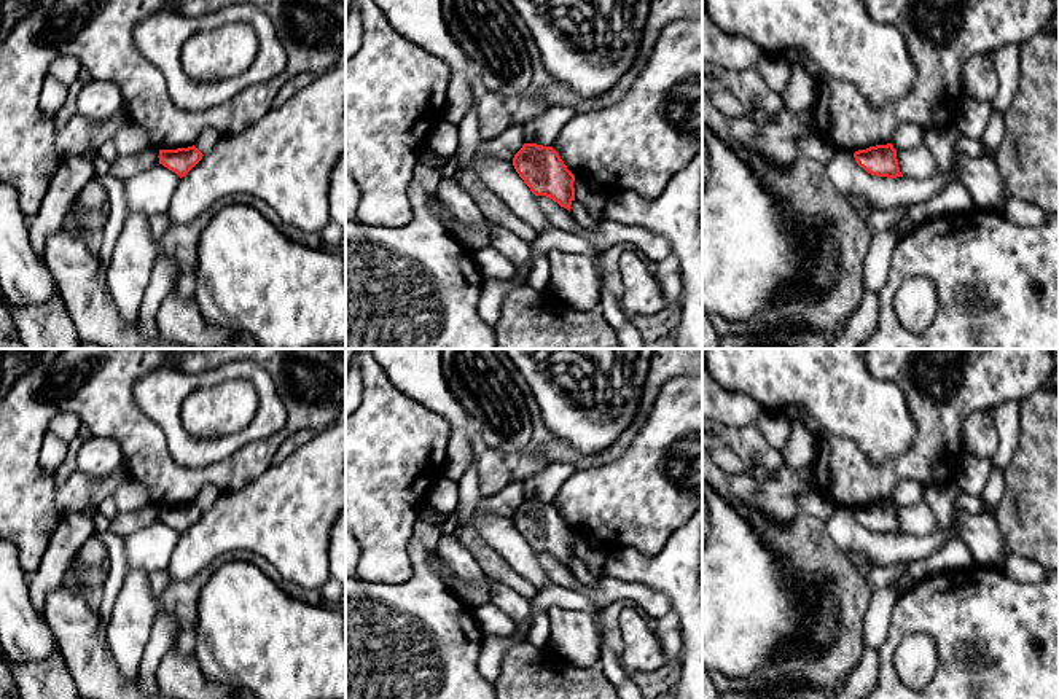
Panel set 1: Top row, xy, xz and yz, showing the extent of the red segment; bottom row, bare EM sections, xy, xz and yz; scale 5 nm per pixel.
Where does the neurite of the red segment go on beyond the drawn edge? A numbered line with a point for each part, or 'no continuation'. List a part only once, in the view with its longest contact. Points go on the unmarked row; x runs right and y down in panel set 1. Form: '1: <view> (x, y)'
no continuation

